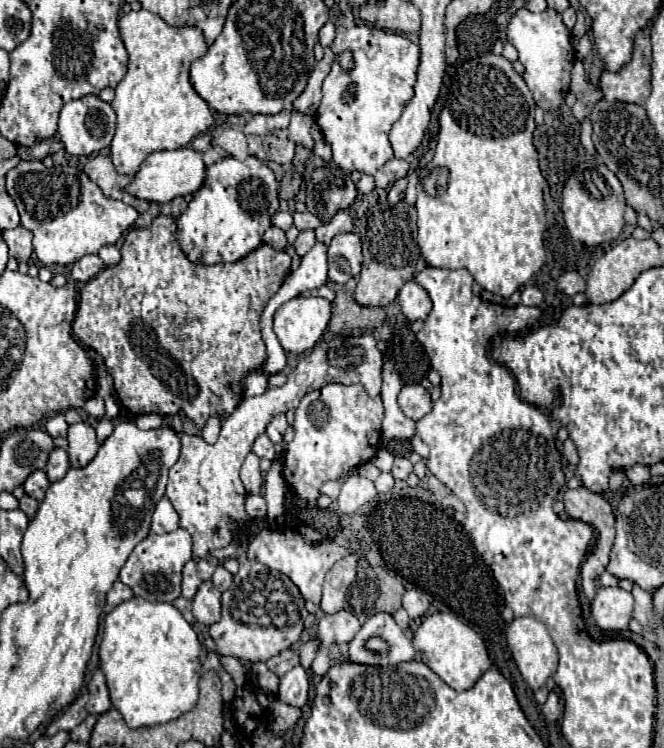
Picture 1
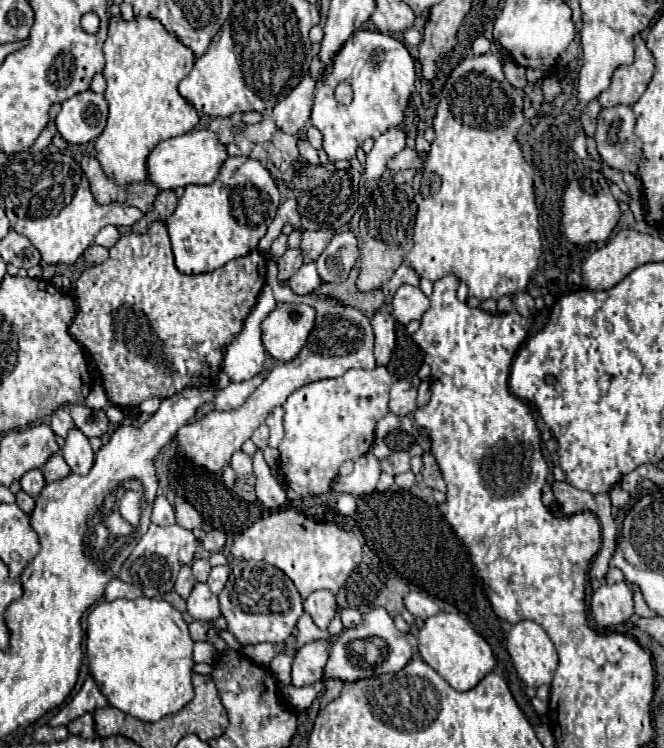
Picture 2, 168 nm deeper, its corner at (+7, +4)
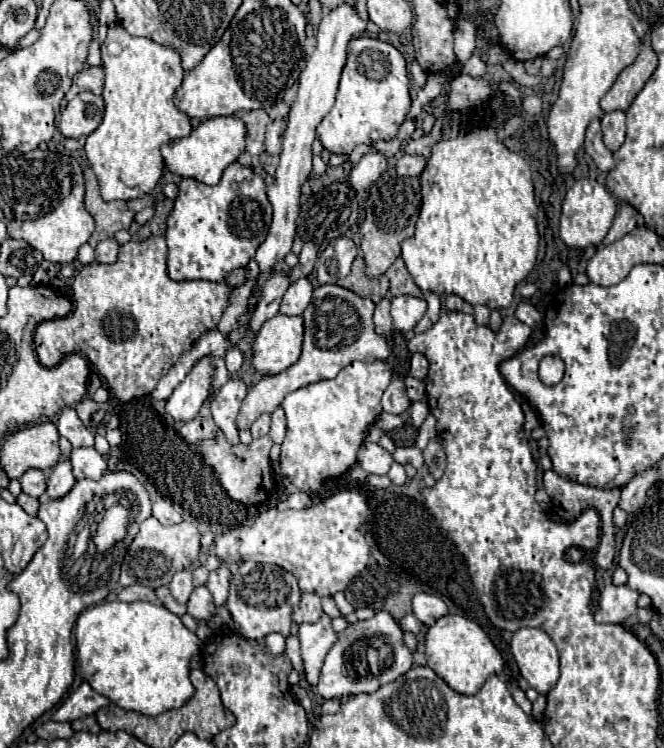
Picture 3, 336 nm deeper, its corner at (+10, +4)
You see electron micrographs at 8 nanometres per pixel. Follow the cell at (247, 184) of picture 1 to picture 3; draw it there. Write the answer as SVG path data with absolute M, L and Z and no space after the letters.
M231 163L215 187L195 179L179 183L175 207L167 219L169 277L175 281L207 279L223 281L233 269L247 265L255 257L255 249L265 241L271 225L273 207L265 193L265 181L241 163Z

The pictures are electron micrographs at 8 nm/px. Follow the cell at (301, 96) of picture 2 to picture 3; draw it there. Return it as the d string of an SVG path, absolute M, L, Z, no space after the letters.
M275 119L271 125L267 125L267 133L265 133L267 153L275 155L275 153L281 151L281 141L283 141L285 129L287 129L287 121L285 119Z

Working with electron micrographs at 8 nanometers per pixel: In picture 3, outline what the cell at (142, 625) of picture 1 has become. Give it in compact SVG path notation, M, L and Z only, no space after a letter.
M105 601L87 607L77 619L75 643L85 681L121 709L157 717L185 705L195 693L189 681L189 661L203 643L163 605Z

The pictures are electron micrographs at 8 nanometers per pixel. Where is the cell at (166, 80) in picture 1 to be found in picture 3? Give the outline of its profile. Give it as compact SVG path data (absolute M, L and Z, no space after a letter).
M121 23L109 25L107 39L101 45L101 59L105 71L105 89L103 89L105 115L101 125L87 137L85 153L91 169L99 179L101 195L105 197L105 201L117 201L117 199L129 201L149 193L161 179L165 171L163 157L159 151L161 145L179 137L187 137L191 133L189 117L181 113L173 103L173 93L181 85L185 71L181 67L181 57L175 49L159 45L149 37L135 37Z

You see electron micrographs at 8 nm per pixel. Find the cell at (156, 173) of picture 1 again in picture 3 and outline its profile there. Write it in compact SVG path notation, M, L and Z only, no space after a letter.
M229 115L229 117L213 117L199 123L189 137L175 139L173 143L163 145L161 155L163 155L165 169L169 173L179 177L191 177L205 185L217 185L225 167L237 161L243 147L245 147L245 127L239 119Z

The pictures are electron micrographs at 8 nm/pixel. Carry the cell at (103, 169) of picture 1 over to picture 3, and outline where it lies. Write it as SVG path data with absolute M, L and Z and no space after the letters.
M91 167L85 169L85 209L95 219L95 231L89 245L95 247L101 239L111 239L115 231L129 229L133 215L143 207L151 207L155 201L151 195L143 195L131 201L103 201L97 185L97 177Z

